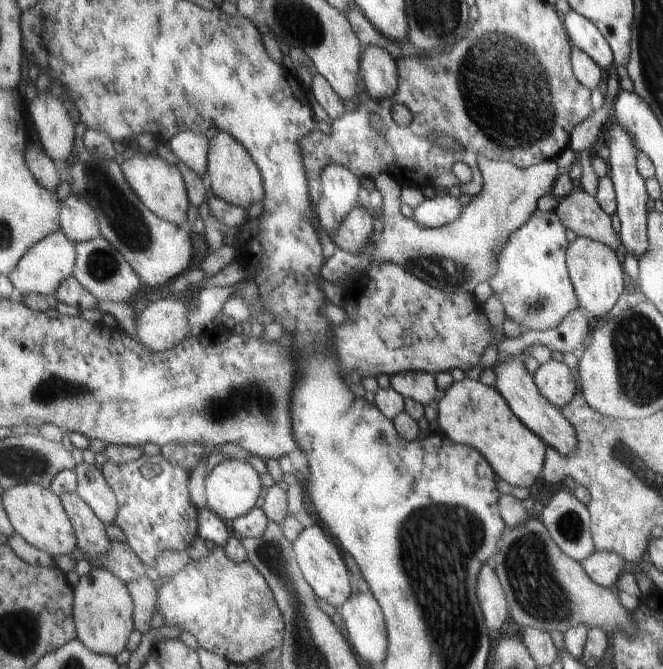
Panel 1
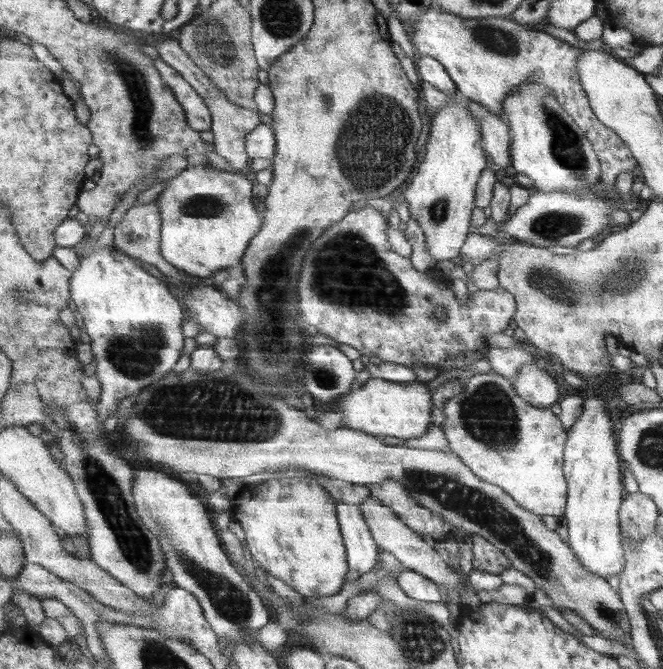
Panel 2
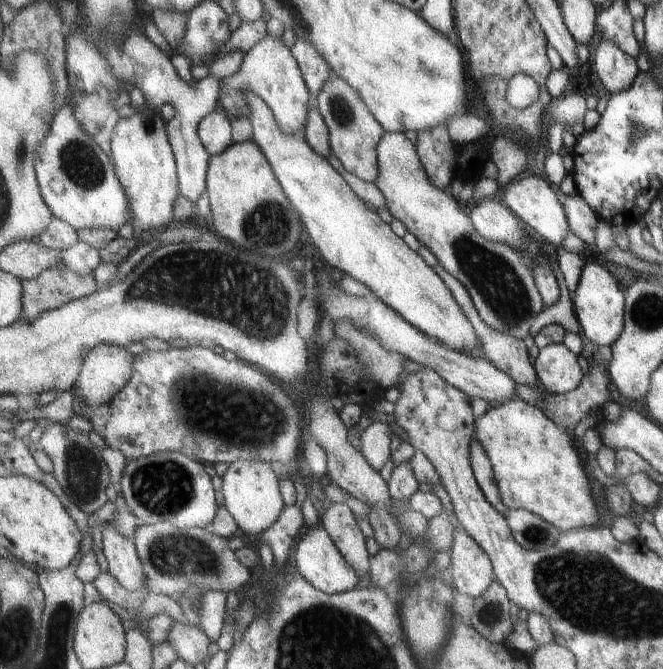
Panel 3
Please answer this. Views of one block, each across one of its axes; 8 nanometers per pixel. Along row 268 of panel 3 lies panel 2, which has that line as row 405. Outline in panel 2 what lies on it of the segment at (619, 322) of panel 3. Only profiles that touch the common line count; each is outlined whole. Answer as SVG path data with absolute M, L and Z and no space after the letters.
M589 394L582 401L583 412L566 432L562 450L562 473L566 483L564 518L567 526L569 548L577 557L581 566L588 573L604 578L609 574L619 574L624 567L622 538L618 528L618 510L621 494L624 492L621 482L621 460L616 451L616 440L613 438L612 424L609 422L605 403L595 394Z

